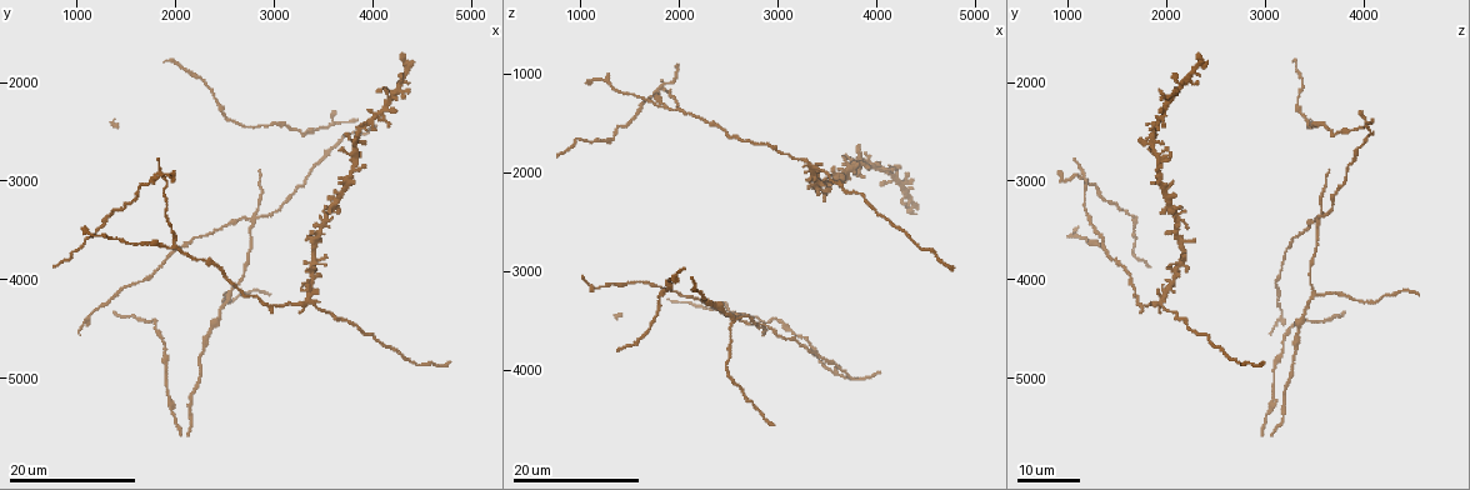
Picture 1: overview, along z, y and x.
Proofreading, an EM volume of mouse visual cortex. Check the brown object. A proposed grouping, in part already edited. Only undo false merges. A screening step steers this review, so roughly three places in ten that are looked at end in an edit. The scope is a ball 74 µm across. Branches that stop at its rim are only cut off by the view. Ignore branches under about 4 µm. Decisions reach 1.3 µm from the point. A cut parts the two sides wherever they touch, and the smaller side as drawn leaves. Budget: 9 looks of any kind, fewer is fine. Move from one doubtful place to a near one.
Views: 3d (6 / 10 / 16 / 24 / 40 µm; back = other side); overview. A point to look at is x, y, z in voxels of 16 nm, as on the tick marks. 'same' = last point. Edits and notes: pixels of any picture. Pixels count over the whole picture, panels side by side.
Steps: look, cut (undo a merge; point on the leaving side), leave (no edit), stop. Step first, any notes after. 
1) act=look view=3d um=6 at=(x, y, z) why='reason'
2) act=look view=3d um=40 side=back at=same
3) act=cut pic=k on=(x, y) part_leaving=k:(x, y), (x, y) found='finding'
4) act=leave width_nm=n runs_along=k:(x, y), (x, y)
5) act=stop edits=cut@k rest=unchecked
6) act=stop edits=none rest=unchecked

act=look view=3d um=16 at=(1820, 2960, 1080) why='four or more arms meet'

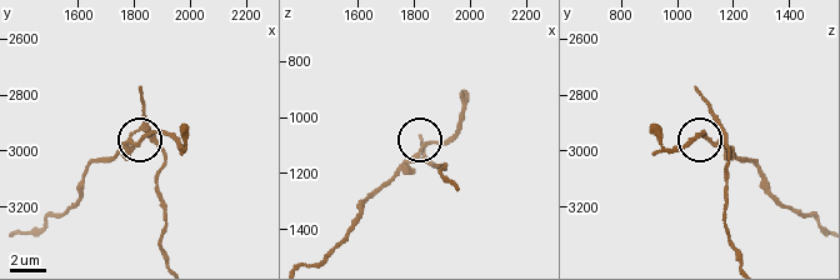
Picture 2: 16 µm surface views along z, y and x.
act=look view=3d um=10 at=(1830, 2960, 1120)

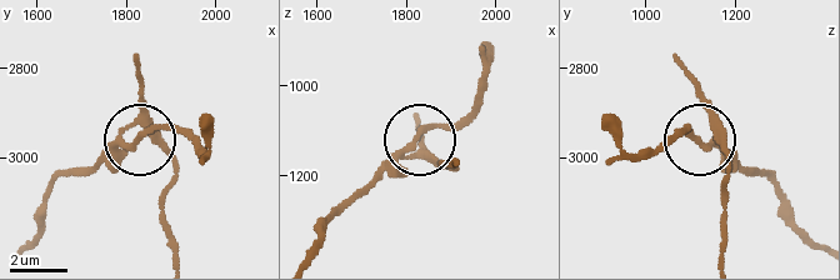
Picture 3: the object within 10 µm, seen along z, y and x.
act=cut pic=3 on=(88, 175) arms=4 part_leaving=3:(109, 151), (54, 184), (44, 228), (25, 246) found='two cells meet here'

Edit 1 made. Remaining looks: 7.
act=look view=3d um=24 at=(2780, 3400, 3560) why='four or more arms meet'

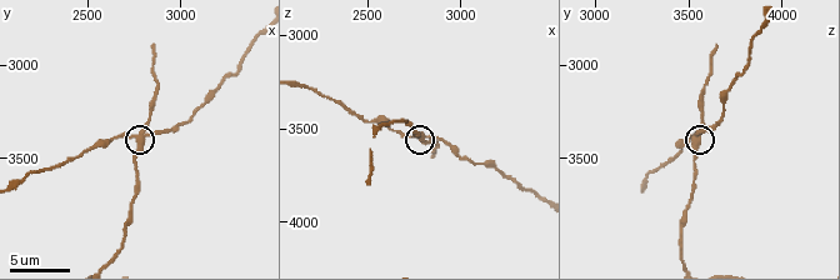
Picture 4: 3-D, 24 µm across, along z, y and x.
act=look view=3d um=10 at=same

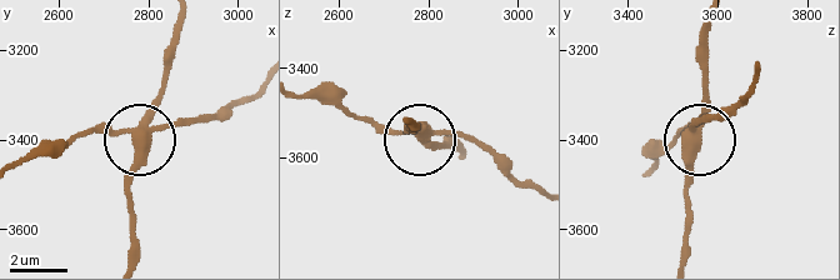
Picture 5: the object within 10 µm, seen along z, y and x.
act=cut pic=5 on=(135, 171) width_nm=350 found='a second cell is stuck on'

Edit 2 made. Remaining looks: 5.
act=look view=overview

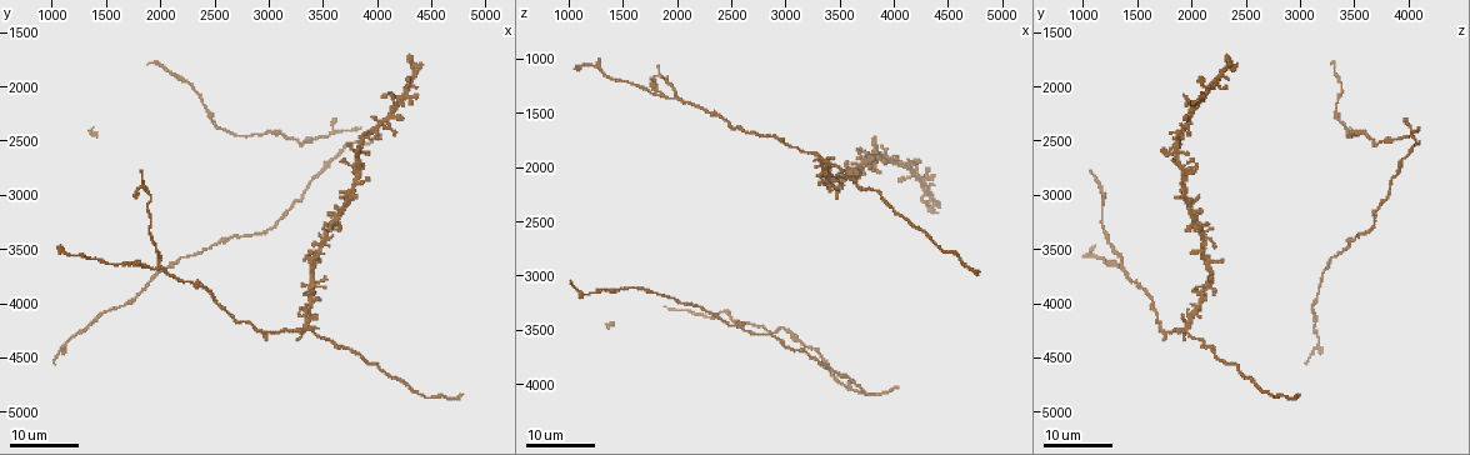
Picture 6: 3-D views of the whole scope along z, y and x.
act=look view=3d um=16 at=(2940, 2420, 3480)

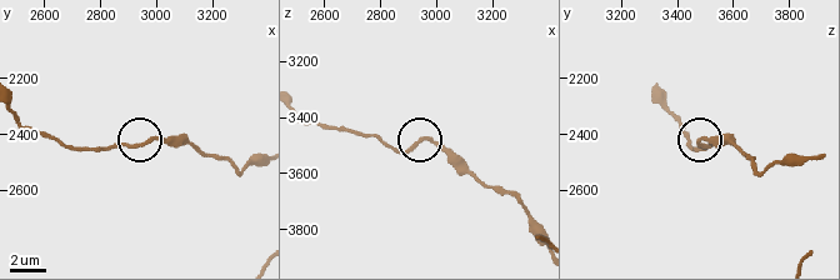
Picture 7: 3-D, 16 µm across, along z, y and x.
act=look view=3d um=6 at=(2960, 2420, 3490)

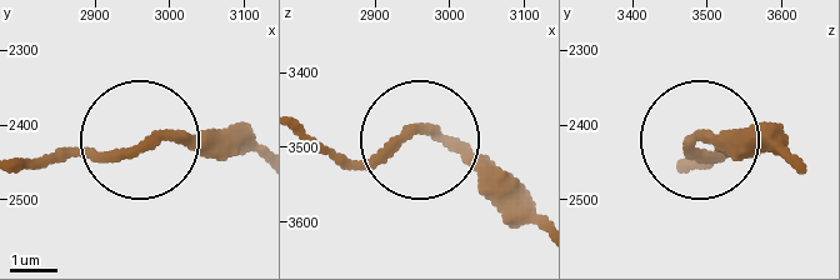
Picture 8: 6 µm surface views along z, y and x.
act=leave found='continuous, no second cell'

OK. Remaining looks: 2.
act=look view=3d um=24 at=(3360, 4200, 1960) why='two arms at a narrow angle'

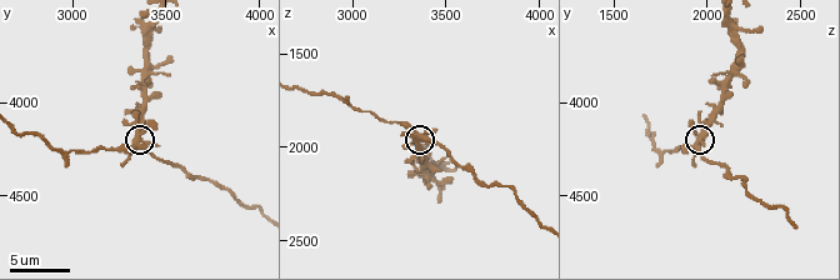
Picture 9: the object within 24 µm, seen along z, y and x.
act=look view=3d um=10 at=(3340, 4200, 1980)

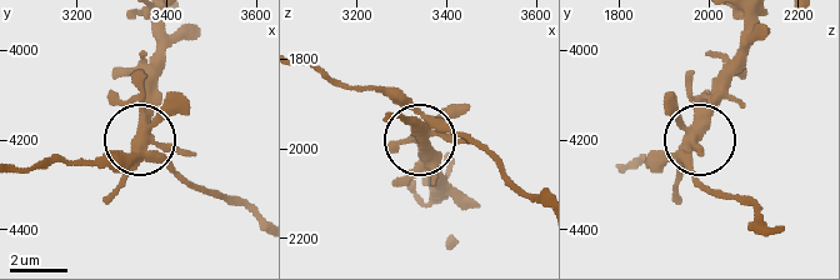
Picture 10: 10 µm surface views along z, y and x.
act=leave arms=5 found='one cell here'

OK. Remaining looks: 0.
act=stop edits=cut@3,cut@5 rest=unchecked

